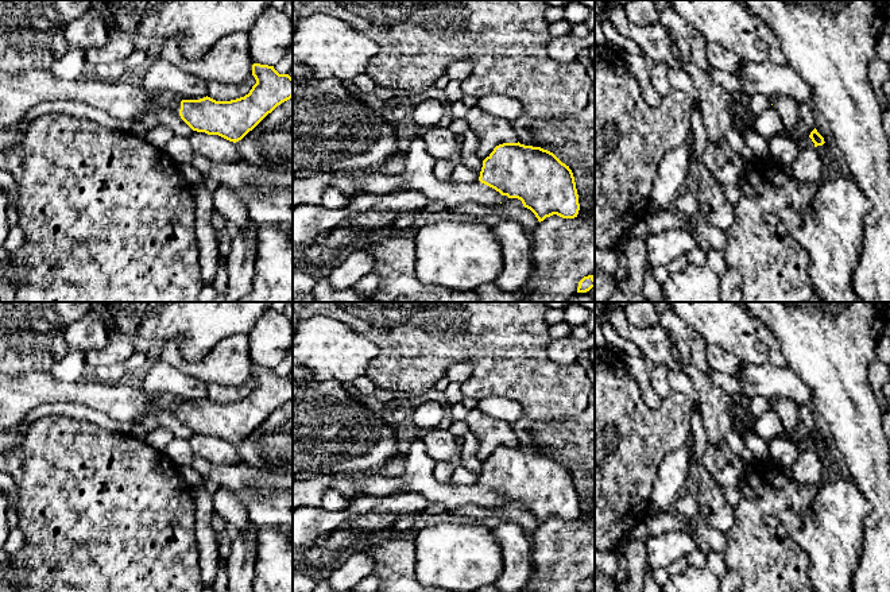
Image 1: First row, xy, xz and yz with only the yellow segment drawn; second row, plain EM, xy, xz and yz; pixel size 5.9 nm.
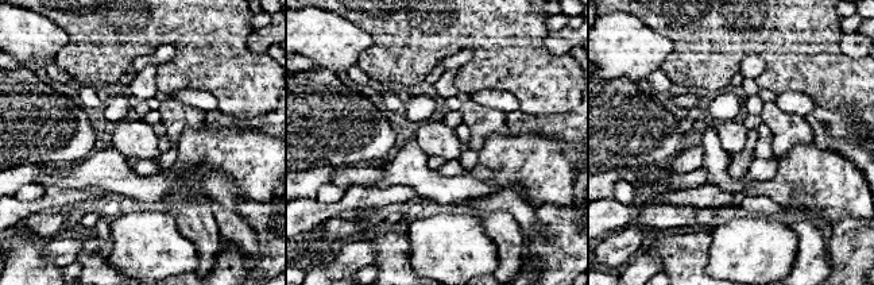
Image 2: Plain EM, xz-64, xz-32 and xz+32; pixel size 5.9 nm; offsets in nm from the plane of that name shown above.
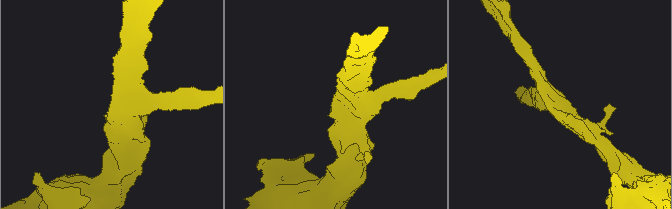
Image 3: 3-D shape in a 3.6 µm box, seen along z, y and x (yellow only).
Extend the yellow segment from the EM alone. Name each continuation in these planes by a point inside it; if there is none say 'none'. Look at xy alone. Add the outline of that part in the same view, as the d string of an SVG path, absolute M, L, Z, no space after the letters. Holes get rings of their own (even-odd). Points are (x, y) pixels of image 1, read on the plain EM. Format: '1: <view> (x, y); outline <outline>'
1: xy (19, 395); outline M28 372L20 376L0 374L0 432L22 422L42 403L78 403L108 414L120 423L134 423L139 415L160 410L179 418L181 401L154 395L143 388L98 380L65 383L50 372ZM179 418L181 419L181 418Z

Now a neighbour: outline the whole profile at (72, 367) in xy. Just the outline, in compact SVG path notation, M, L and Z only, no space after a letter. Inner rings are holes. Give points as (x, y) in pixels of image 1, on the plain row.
M78 351L67 352L66 356L50 371L59 382L80 382L86 371L85 356Z

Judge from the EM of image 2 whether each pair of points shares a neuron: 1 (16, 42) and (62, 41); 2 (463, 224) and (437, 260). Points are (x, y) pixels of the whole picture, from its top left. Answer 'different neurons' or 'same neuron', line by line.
1: same neuron
2: same neuron

